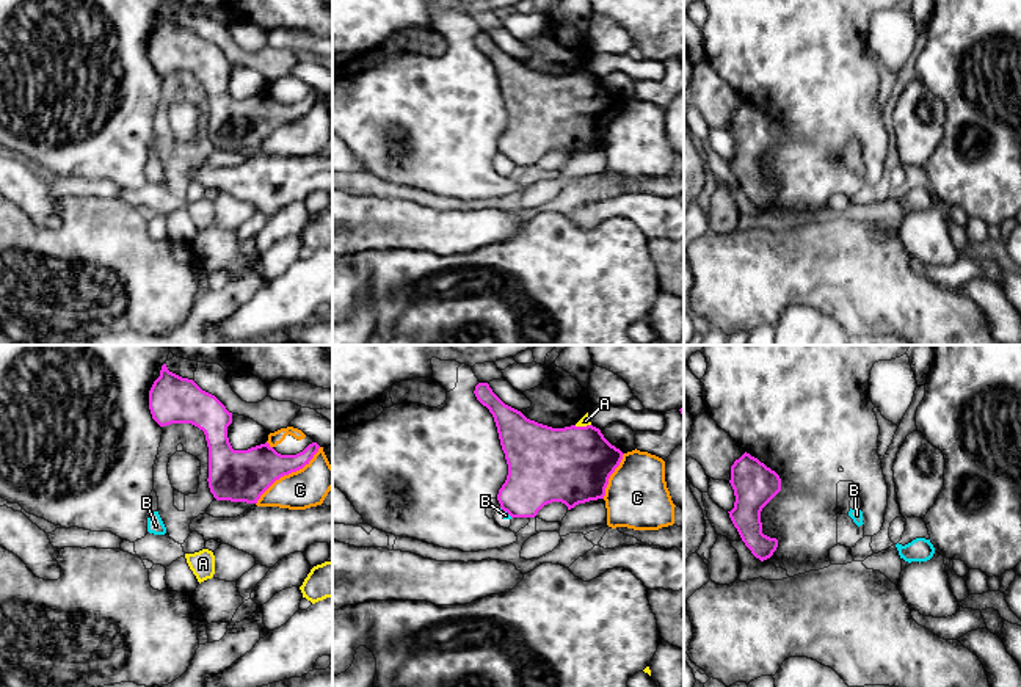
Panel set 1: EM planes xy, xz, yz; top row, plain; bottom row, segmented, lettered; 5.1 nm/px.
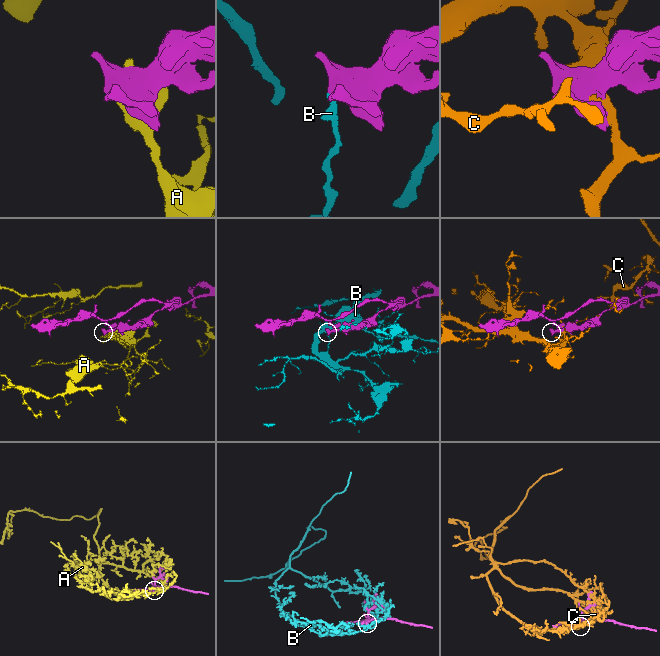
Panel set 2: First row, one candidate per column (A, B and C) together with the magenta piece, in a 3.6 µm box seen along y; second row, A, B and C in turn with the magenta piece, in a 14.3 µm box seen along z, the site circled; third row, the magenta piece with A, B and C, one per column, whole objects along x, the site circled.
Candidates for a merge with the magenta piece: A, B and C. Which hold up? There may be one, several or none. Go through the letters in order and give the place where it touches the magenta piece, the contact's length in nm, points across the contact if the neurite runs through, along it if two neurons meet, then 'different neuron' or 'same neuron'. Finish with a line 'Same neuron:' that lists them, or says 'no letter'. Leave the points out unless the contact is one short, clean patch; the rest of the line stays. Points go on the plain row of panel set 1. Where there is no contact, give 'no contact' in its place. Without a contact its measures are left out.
A: meets magenta in xz at (582, 76); contact 90 nm long; border along xz (590, 72), (574, 74); different neuron
B: meets magenta in xz at (507, 160); contact 80 nm long; border along xz (501, 156), (512, 165); different neuron
C: meets magenta in xy at (287, 123); contact 440 nm long; different neuron
Same neuron: no letter

